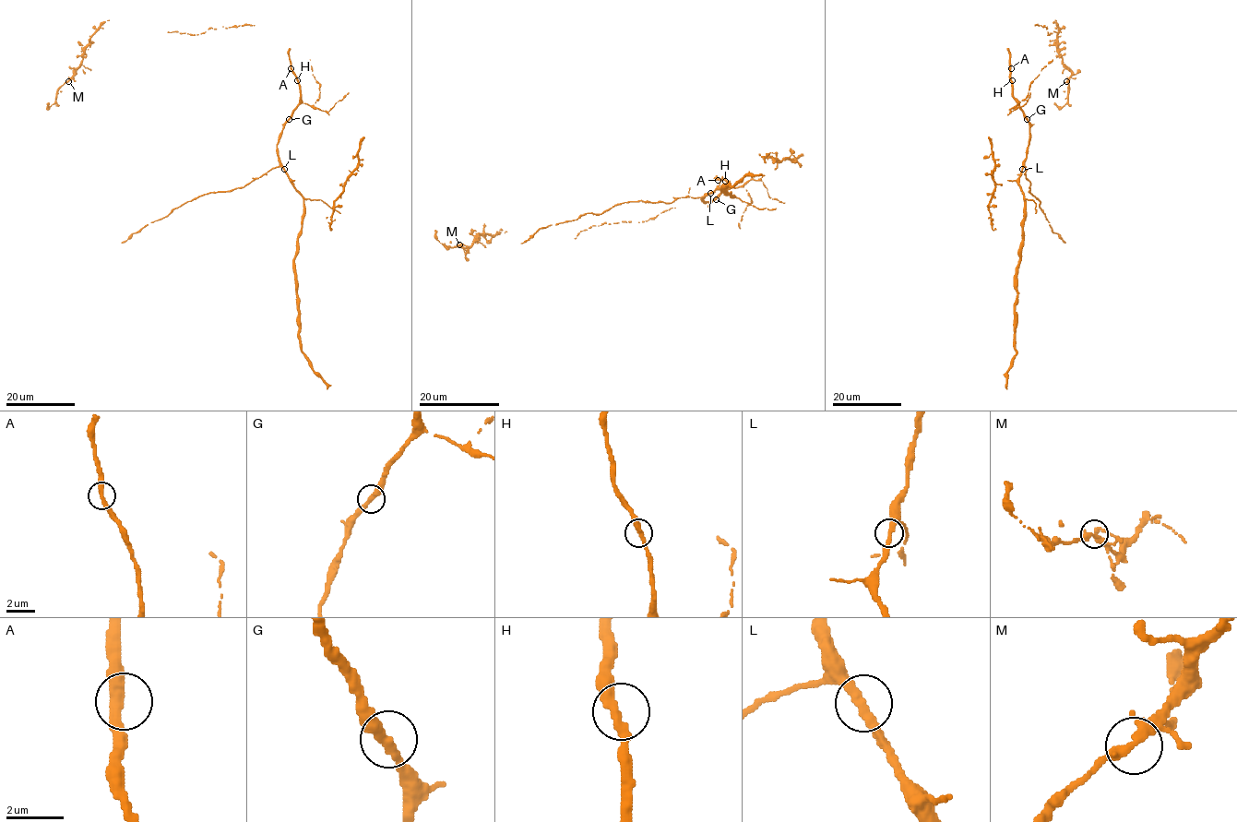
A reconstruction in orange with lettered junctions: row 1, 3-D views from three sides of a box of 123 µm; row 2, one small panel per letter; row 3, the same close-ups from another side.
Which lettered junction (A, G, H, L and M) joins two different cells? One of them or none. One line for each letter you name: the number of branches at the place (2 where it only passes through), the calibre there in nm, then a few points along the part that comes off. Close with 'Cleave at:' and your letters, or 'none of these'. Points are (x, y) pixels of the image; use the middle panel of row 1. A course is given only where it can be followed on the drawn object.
Cleave at: none of these

